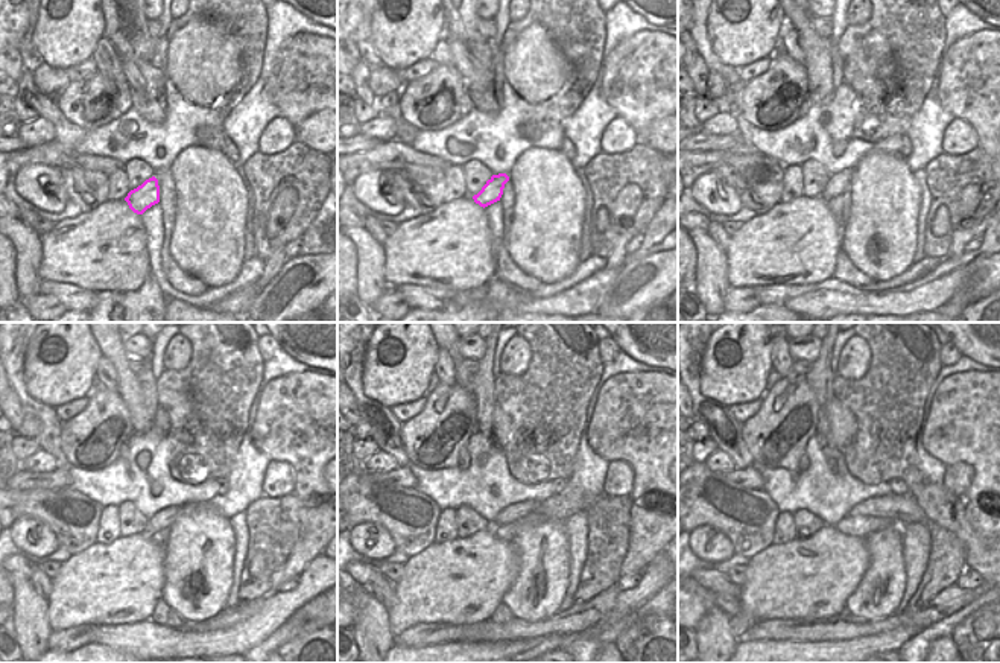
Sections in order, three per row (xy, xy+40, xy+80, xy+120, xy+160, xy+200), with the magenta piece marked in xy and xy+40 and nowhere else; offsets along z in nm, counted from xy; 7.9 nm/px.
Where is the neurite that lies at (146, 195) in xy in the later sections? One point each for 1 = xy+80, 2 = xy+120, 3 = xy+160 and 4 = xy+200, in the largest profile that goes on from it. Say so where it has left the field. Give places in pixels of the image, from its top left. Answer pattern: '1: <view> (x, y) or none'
1: xy+80 (839, 183)
2: xy+120 (163, 519)
3: xy+160 (517, 511)
4: xy+200 (903, 508)

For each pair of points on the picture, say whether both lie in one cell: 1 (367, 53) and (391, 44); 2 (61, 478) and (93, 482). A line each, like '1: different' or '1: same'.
1: different
2: different

